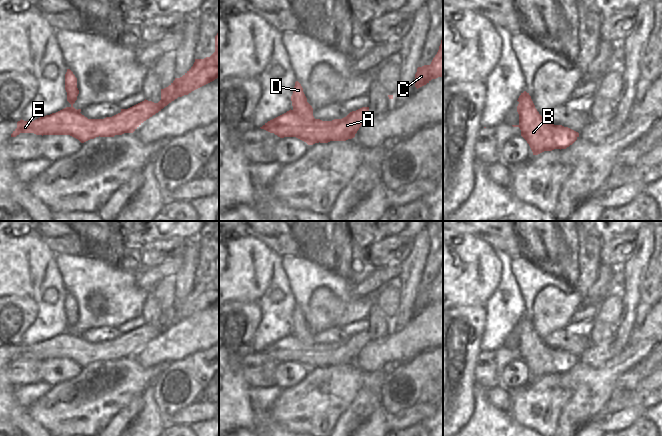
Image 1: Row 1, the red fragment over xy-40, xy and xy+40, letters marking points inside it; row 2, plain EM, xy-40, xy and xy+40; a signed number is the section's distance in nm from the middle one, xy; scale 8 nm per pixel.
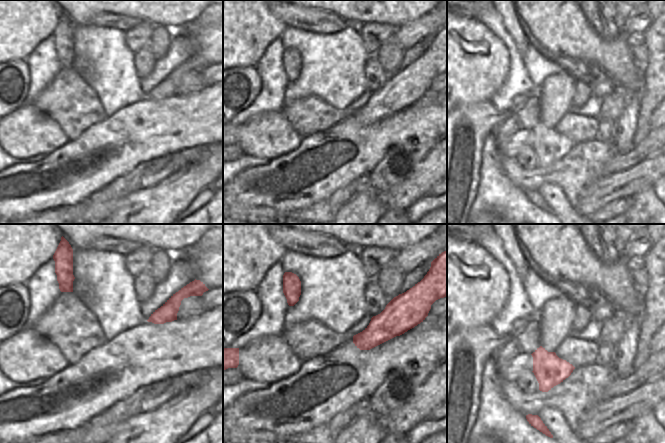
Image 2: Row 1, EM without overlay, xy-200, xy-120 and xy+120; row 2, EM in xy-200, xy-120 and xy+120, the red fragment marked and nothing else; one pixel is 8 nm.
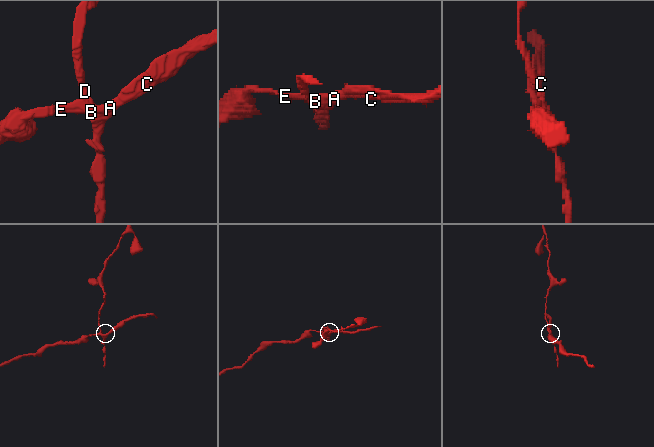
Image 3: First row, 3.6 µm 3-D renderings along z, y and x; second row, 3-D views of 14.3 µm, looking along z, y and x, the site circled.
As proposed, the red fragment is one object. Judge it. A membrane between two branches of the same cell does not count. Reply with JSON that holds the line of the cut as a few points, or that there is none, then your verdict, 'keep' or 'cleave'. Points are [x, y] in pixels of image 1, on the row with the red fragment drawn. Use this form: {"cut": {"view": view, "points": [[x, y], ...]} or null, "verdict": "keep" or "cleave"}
{"cut": {"view": "xy", "points": [[352, 137], [324, 133], [320, 142]]}, "verdict": "cleave"}

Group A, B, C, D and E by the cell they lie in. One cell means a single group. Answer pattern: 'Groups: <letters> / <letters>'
Groups: A C E / B D

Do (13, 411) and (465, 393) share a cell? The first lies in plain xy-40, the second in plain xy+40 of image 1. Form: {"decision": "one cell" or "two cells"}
{"decision": "one cell"}

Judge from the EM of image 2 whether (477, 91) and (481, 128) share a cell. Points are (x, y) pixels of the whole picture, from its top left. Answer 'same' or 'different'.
different

